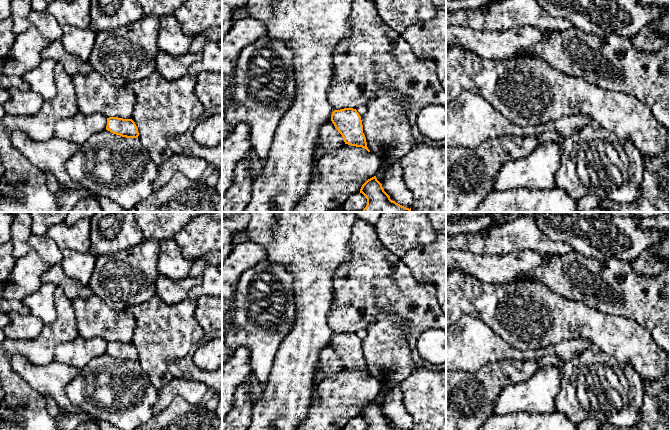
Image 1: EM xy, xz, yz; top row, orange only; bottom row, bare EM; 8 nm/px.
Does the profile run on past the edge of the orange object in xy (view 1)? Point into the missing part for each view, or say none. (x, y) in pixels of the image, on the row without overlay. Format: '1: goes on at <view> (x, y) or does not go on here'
1: does not go on here

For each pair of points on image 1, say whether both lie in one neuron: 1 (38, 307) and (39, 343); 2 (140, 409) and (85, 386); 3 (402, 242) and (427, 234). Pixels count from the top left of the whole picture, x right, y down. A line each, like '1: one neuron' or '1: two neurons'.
1: two neurons
2: one neuron
3: one neuron

